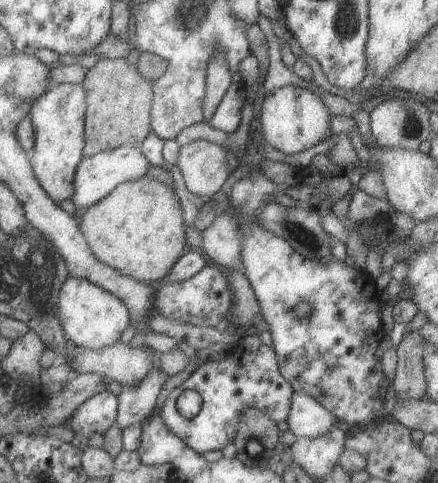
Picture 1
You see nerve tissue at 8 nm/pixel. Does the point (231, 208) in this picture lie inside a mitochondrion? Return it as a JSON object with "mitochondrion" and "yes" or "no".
{"mitochondrion":"no"}

